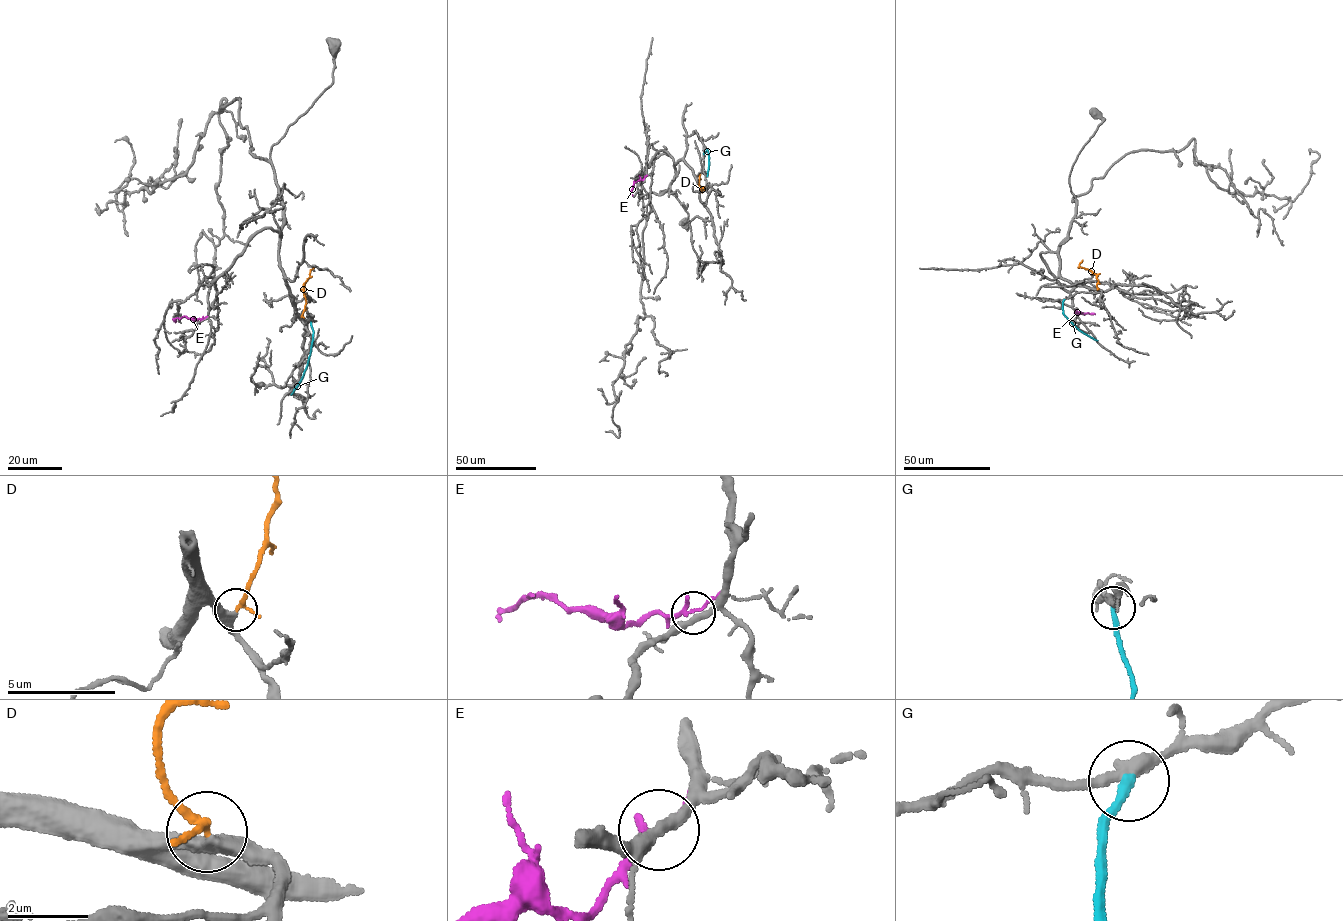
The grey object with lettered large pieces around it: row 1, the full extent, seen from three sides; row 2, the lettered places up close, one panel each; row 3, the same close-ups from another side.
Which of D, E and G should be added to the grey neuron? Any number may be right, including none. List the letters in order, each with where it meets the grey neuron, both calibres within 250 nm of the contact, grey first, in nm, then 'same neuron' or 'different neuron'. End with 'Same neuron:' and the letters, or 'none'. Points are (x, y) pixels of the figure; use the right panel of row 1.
D: meets grey at (1099, 289); 360 nm thick on the grey side, 130 nm on the other; same neuron
E: meets grey at (1077, 312); 320 nm thick on the grey side, 190 nm on the other; different neuron
G: meets grey at (1064, 300); 320 nm thick on the grey side, 240 nm on the other; different neuron
Same neuron: D

